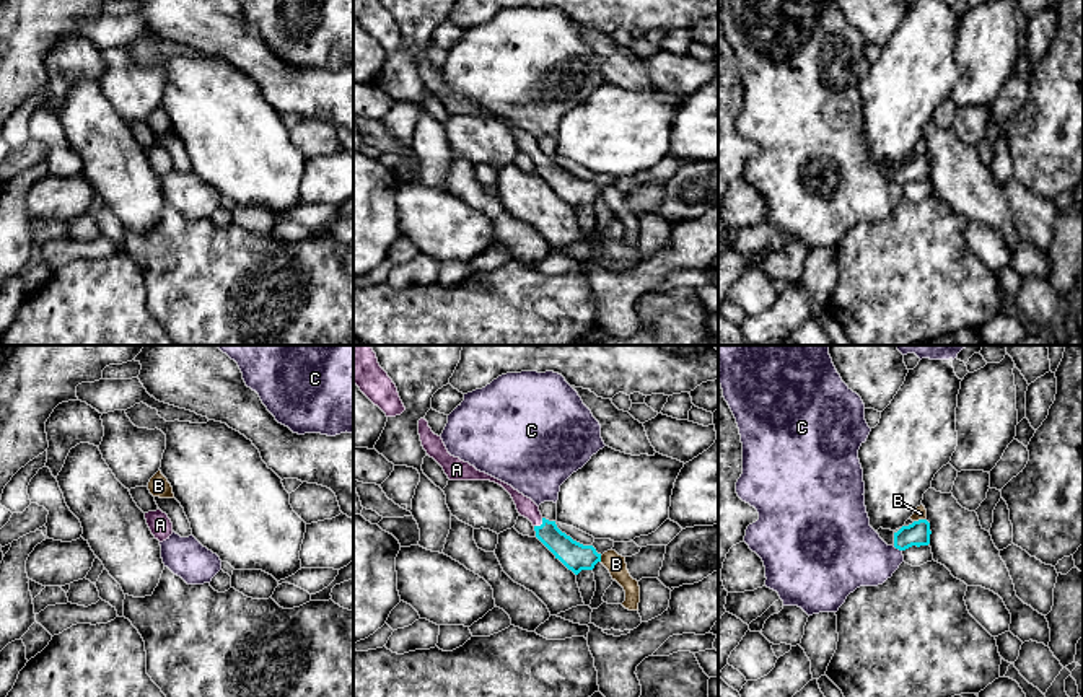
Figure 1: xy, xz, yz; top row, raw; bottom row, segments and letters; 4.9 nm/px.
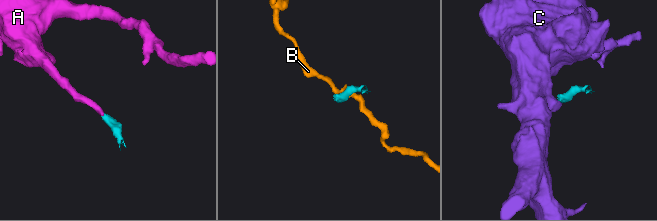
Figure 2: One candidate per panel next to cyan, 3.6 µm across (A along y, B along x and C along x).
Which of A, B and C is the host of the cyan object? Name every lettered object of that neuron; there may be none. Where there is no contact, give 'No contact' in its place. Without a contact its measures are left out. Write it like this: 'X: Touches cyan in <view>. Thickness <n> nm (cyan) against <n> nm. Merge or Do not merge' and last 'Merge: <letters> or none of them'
A: Touches cyan in xz. Thickness 140 nm (cyan) against 90 nm. Merge
B: Touches cyan in yz. Thickness 120 nm (cyan) against 60 nm. Do not merge
C: Touches cyan in yz. Thickness 120 nm (cyan) against 360 nm. Do not merge
Merge: A

